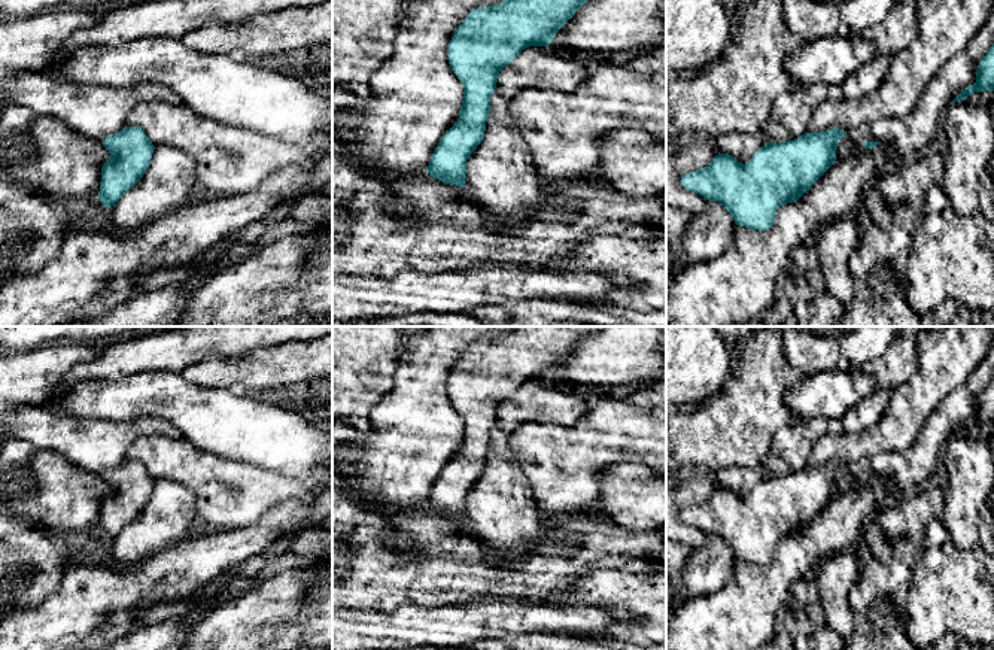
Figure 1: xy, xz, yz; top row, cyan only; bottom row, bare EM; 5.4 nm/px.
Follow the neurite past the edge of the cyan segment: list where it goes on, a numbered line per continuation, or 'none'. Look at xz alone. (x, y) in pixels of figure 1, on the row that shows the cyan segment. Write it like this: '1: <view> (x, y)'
none

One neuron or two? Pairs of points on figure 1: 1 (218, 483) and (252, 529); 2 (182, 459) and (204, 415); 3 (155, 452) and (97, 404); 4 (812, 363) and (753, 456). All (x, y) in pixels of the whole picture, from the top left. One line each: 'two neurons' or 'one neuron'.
1: two neurons
2: two neurons
3: two neurons
4: one neuron

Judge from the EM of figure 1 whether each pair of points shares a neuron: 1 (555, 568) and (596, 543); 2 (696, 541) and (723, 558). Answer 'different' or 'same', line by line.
1: same
2: different

